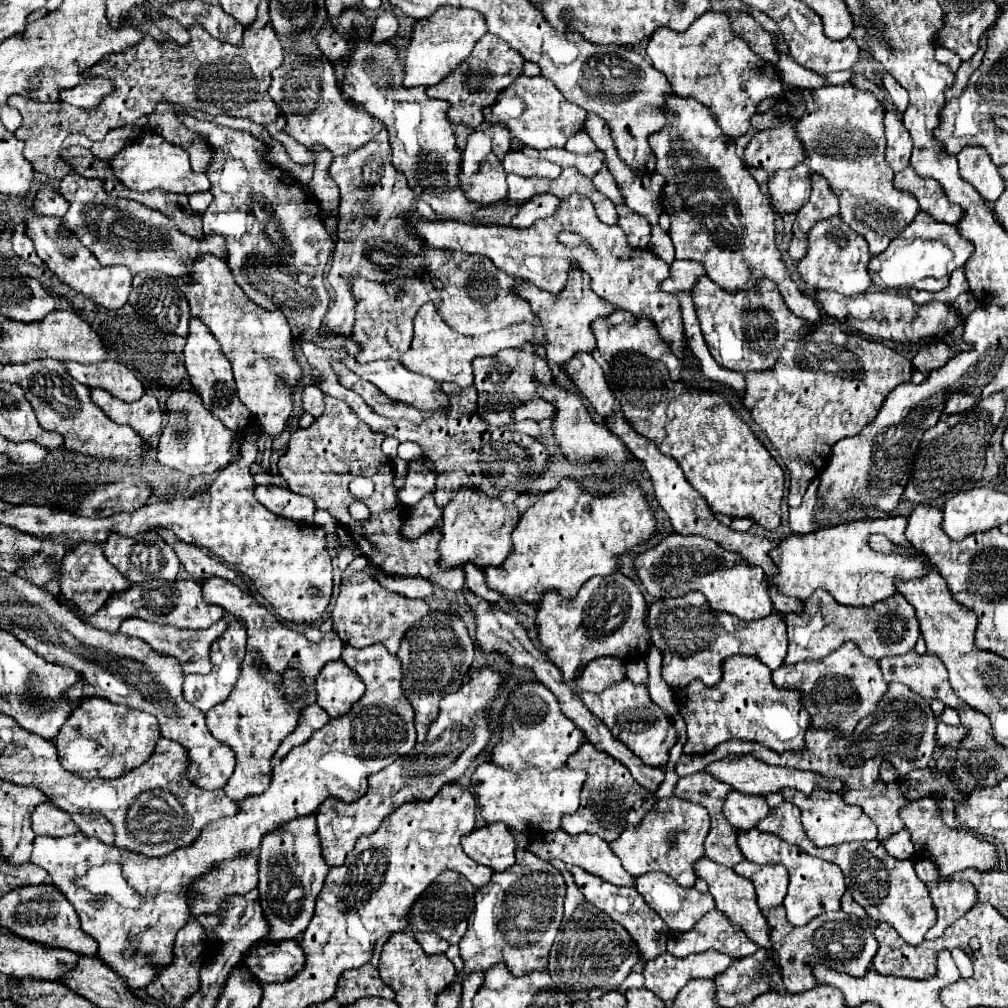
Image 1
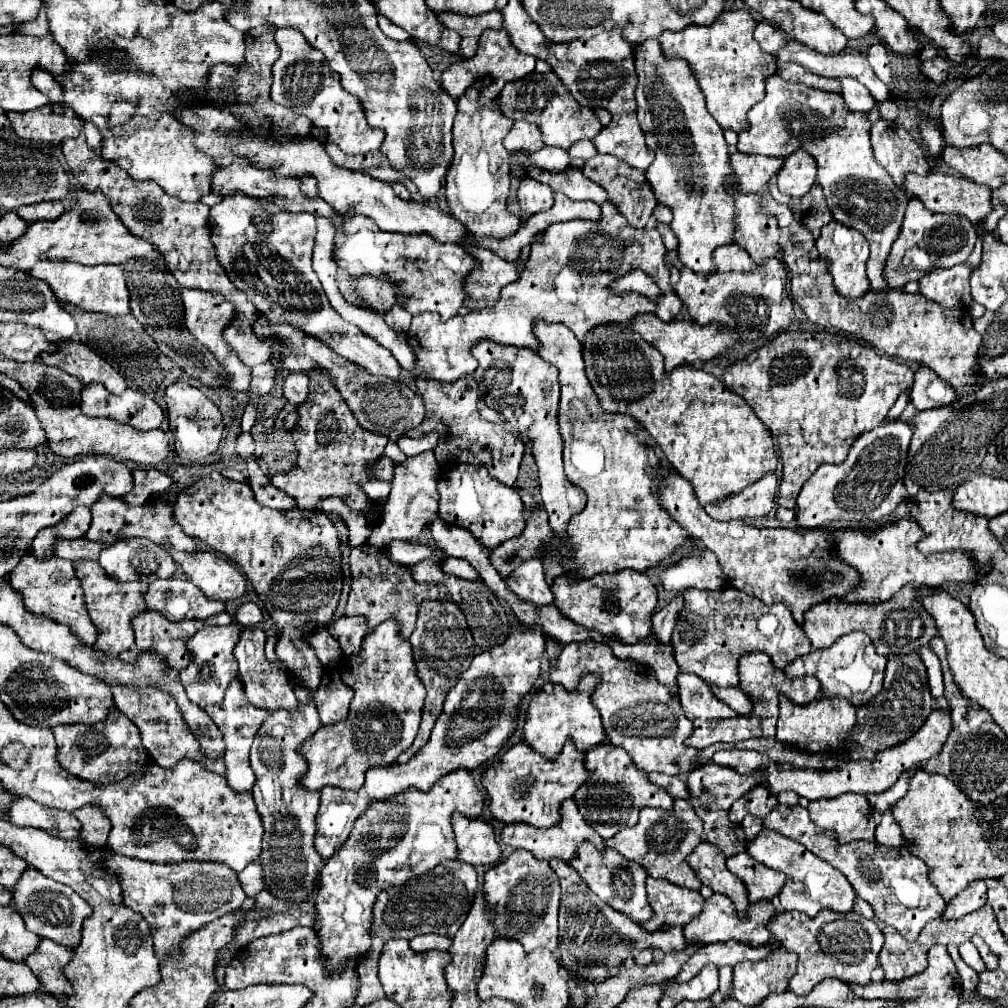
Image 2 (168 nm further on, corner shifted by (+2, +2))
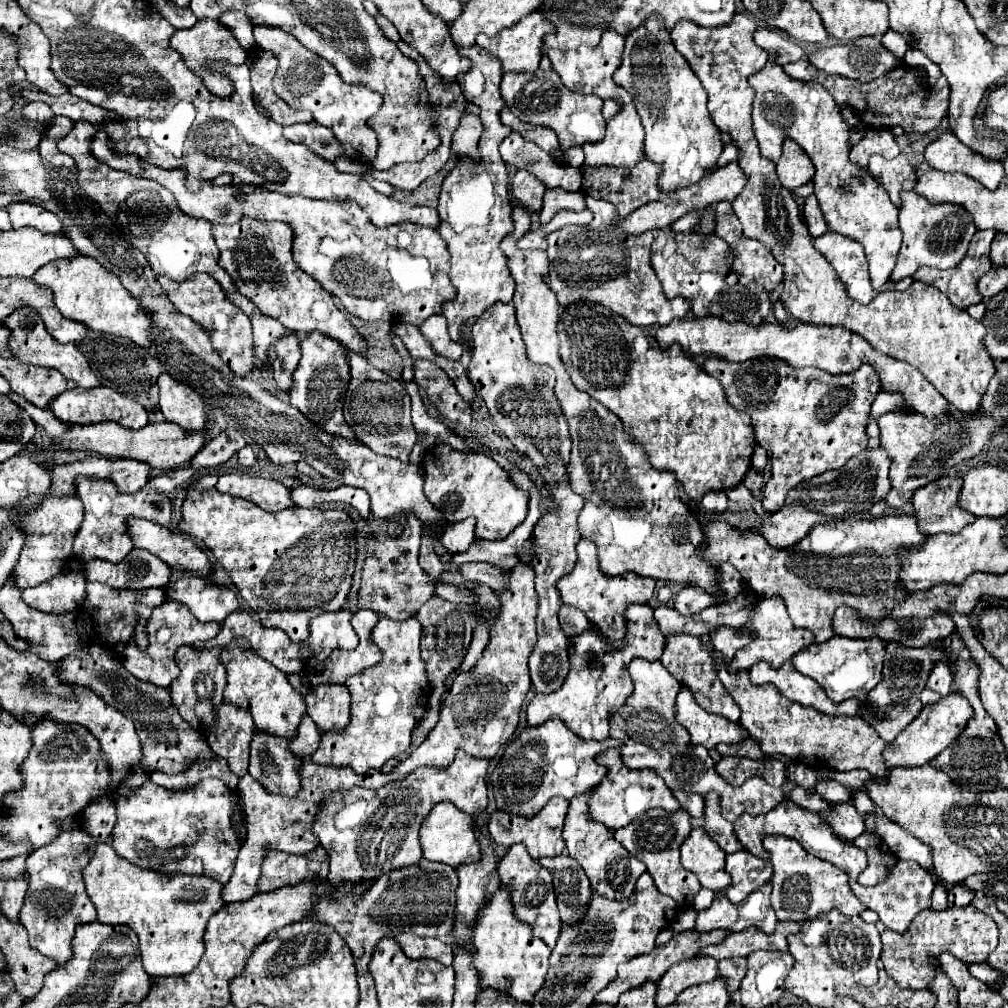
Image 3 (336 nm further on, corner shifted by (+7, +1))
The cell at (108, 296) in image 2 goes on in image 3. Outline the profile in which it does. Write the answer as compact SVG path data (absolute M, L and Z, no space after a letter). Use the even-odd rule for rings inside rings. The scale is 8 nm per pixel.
M79 254L75 260L57 260L35 272L33 280L53 290L59 312L75 322L85 324L91 330L123 336L133 344L157 354L157 342L151 340L151 312L143 310L137 300L123 288L119 276L105 270L95 258Z

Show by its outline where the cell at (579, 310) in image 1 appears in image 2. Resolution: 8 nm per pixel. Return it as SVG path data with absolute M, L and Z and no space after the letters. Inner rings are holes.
M612 203L602 205L598 221L574 219L554 223L542 233L540 241L532 243L530 257L526 267L520 271L520 279L504 287L500 299L492 307L468 311L466 315L458 315L450 321L440 321L440 315L434 312L413 316L406 337L416 357L414 375L446 383L472 375L476 371L476 359L470 351L484 339L536 349L540 347L540 341L536 341L534 327L540 321L564 323L580 341L600 323L628 323L638 313L656 313L662 321L672 321L674 315L678 315L682 301L670 289L670 273L664 259L666 249L660 233L654 227L630 227ZM630 269L642 269L654 277L656 285L662 289L662 297L656 303L636 293L622 297L610 291L610 285Z

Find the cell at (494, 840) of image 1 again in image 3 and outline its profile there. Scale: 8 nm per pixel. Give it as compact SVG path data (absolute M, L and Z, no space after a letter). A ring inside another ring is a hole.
M451 802L435 804L435 808L431 810L431 814L427 814L427 820L421 824L419 838L421 838L423 856L427 860L443 862L443 864L449 864L453 868L459 866L459 864L467 864L467 862L479 860L479 842L477 842L475 824L473 824L473 820L471 820L469 814L461 812Z

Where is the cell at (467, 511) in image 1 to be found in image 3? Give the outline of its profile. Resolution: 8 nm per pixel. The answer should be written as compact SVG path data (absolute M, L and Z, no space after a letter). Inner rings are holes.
M435 444L425 450L421 468L431 504L439 508L447 522L461 522L467 516L475 516L477 538L503 540L527 516L529 492L517 488L509 480L509 474L493 458L481 452L459 452L449 444Z

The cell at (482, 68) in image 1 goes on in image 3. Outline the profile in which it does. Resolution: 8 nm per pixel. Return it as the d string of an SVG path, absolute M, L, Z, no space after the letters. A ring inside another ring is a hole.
M533 12L533 14L525 16L523 20L519 20L515 26L501 30L493 38L479 34L477 44L487 48L501 60L503 72L535 72L539 68L539 62L543 56L543 36L549 32L555 32L555 26L543 16L543 12Z

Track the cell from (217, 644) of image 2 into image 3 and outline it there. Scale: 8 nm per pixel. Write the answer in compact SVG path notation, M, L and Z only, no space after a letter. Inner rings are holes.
M181 646L175 654L177 666L181 668L181 674L171 682L171 704L175 704L177 712L183 716L185 722L189 722L197 732L207 732L207 728L215 720L215 708L223 700L223 688L227 684L227 674L223 664L219 662L219 650L203 650L195 652L191 646Z

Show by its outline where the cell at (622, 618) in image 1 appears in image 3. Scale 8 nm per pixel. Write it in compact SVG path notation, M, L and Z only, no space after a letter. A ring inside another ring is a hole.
M587 538L579 540L577 556L579 558L577 558L577 564L575 564L573 572L557 582L563 604L571 604L571 606L579 608L581 612L585 612L585 616L591 622L595 622L607 638L611 638L611 640L625 638L623 614L625 614L627 606L631 606L631 604L647 604L655 594L657 582L653 578L643 578L643 576L637 576L637 574L605 576L601 572L601 568L599 568L597 546Z

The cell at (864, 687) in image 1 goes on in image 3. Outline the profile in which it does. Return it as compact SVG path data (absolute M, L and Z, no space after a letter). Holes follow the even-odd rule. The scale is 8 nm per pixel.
M833 636L823 644L809 644L793 658L793 666L813 678L833 702L843 702L849 698L865 698L881 680L883 680L883 656L885 656L883 640L867 638L855 640L845 636Z

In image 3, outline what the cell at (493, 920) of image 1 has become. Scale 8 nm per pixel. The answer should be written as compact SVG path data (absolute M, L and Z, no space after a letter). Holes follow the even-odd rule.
M515 844L509 848L509 852L499 862L499 878L501 878L501 884L509 886L511 900L515 906L515 916L519 920L525 920L527 924L531 924L533 934L537 938L541 938L549 948L553 948L563 924L561 924L559 910L557 910L551 874L537 860L533 860L529 856L529 852L527 852L527 848L523 848L523 844Z

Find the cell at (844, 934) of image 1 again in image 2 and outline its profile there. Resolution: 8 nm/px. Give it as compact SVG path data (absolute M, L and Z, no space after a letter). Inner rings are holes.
M776 911L768 927L772 931L772 937L780 941L782 947L798 955L798 969L788 981L788 989L792 993L810 993L826 977L836 977L840 981L852 981L860 985L866 985L870 981L870 973L874 967L878 967L878 953L884 943L884 935L876 921L864 917L854 921L854 917L848 919L846 915L842 929L838 931L808 931L804 921L808 921L808 917L802 913Z

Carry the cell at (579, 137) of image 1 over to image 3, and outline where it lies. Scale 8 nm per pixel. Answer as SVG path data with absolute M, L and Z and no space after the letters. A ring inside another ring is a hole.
M571 148L565 152L565 162L573 168L581 168L583 164L583 150L581 148Z

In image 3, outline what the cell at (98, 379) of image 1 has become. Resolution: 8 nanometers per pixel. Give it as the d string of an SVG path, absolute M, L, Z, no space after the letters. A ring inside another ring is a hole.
M23 304L23 308L15 308L15 312L11 312L11 316L7 316L3 326L7 326L11 330L9 348L11 348L13 356L17 356L21 362L35 364L35 366L57 368L67 380L73 380L79 388L101 386L99 378L93 374L93 370L91 370L87 358L81 354L81 350L75 344L61 344L61 342L57 342L47 332L47 328L45 328L39 312L35 312L35 308L27 308L27 304Z

